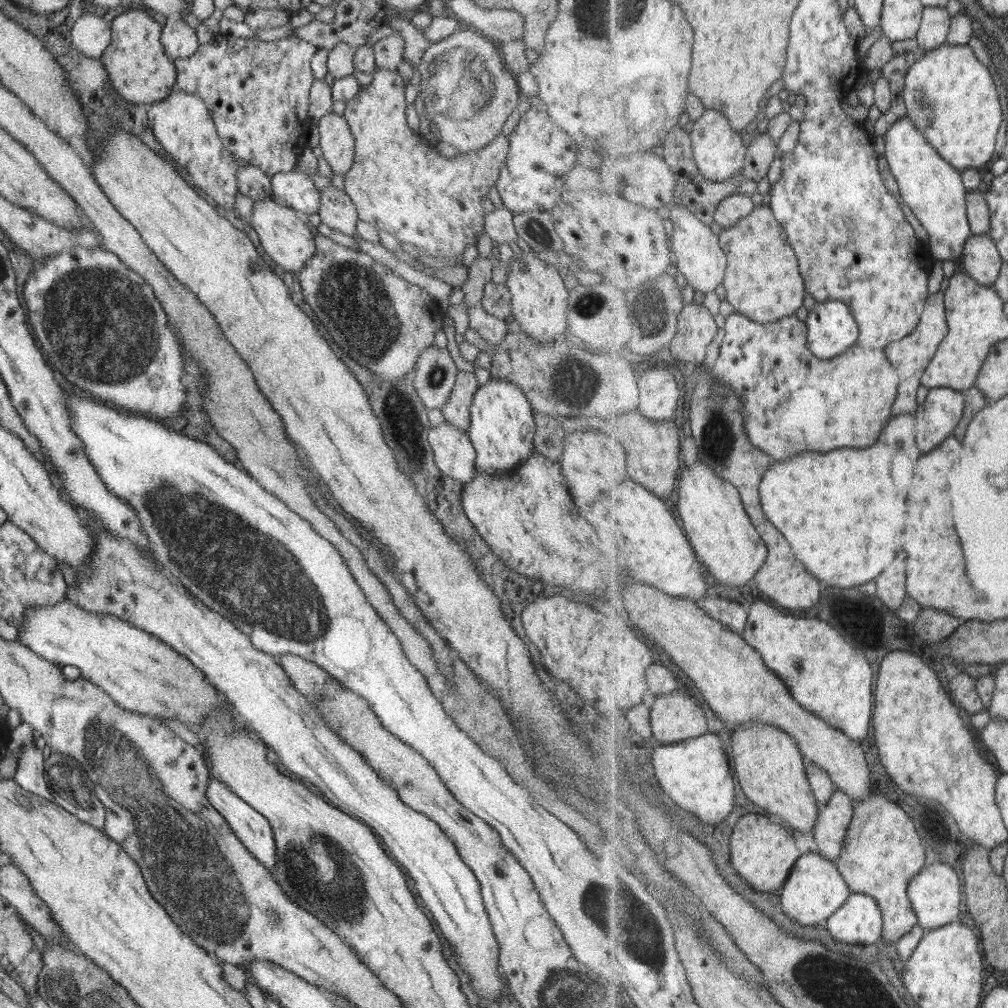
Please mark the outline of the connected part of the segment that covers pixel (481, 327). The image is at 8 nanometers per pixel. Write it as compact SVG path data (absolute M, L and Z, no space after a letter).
M481 304L466 308L469 314L469 328L476 331L486 341L486 346L499 346L508 334L505 319L499 319L484 310Z

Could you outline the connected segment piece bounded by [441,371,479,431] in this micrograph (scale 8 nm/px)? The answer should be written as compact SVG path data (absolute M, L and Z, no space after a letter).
M457 372L454 388L449 400L441 408L445 422L450 422L460 430L466 431L470 426L470 408L474 393L479 385L474 372Z

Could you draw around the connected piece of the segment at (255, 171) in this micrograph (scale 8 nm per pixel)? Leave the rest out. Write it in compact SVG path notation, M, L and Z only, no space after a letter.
M246 164L240 166L236 172L239 192L249 196L253 201L272 198L272 183L270 177L258 168Z

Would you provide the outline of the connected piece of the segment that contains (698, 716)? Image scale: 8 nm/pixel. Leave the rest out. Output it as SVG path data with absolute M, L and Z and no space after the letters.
M666 694L658 696L656 702L652 702L653 724L655 730L655 743L669 745L670 742L680 742L689 738L698 738L710 732L710 724L708 724L708 716L704 712L704 708L692 700L690 696L684 694Z

